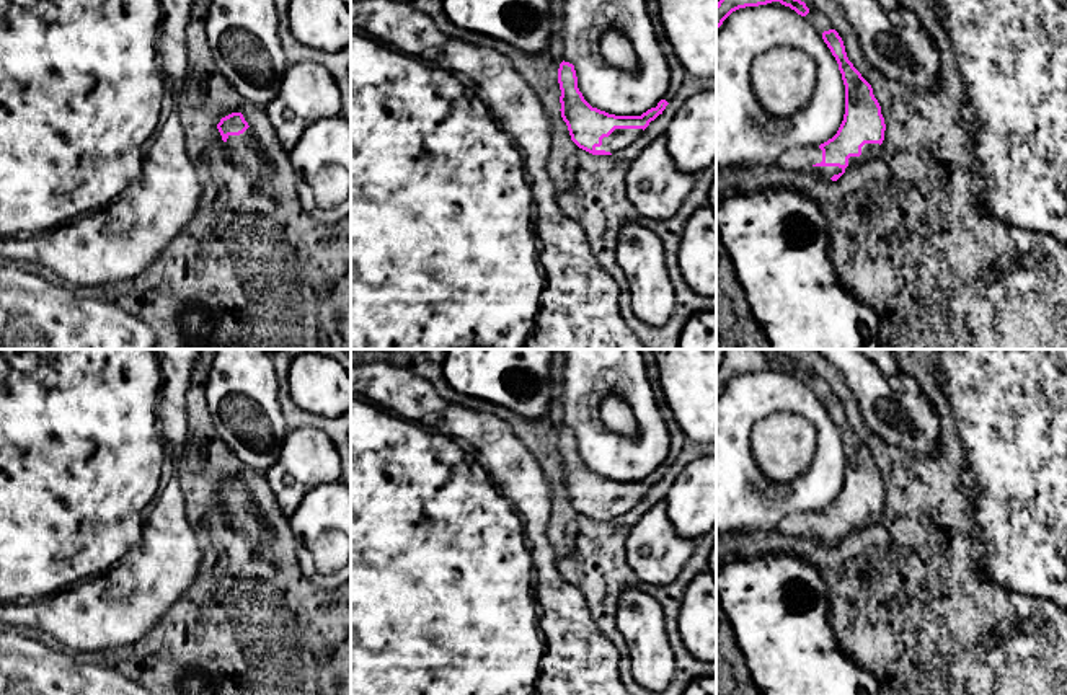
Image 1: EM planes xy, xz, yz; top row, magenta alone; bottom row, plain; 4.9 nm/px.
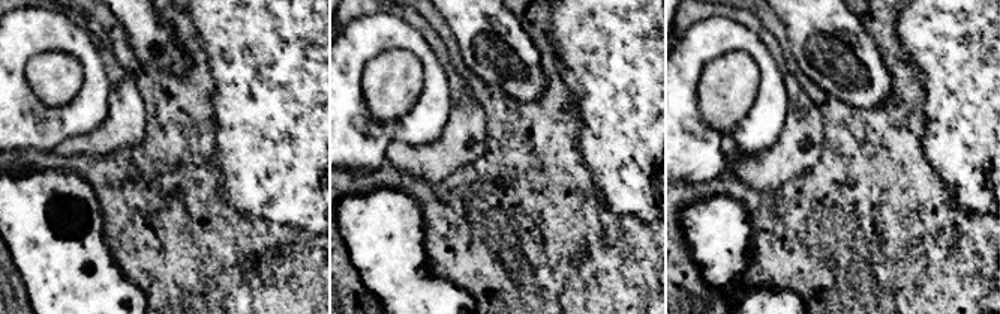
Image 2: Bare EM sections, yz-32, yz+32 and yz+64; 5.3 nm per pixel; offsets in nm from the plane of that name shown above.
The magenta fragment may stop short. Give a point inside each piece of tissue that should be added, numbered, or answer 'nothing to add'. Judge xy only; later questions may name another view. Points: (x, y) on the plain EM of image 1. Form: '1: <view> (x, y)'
1: xy (243, 516)

